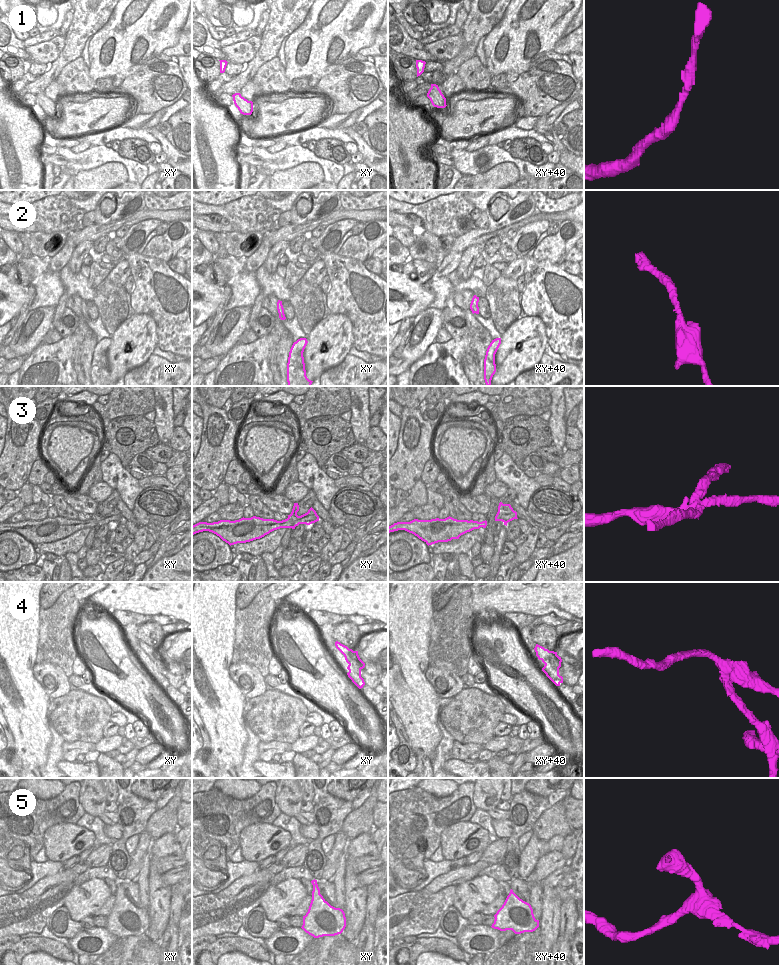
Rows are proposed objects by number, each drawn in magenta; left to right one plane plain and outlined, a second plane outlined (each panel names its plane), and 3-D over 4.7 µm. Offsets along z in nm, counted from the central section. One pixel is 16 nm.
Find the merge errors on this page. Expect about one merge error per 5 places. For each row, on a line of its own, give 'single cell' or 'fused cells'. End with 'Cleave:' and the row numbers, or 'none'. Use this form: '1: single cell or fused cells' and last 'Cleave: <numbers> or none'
1: single cell
2: single cell
3: fused cells
4: fused cells
5: single cell
Cleave: 3, 4

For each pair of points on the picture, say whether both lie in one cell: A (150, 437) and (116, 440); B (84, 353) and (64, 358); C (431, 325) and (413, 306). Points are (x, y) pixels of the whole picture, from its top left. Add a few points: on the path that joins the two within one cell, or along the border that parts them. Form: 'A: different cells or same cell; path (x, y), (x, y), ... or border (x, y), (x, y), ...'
A: same cell; path (142, 436), (124, 436)
B: different cells; border (72, 334), (76, 339), (73, 369), (77, 375)
C: different cells; border (427, 307), (414, 318)

